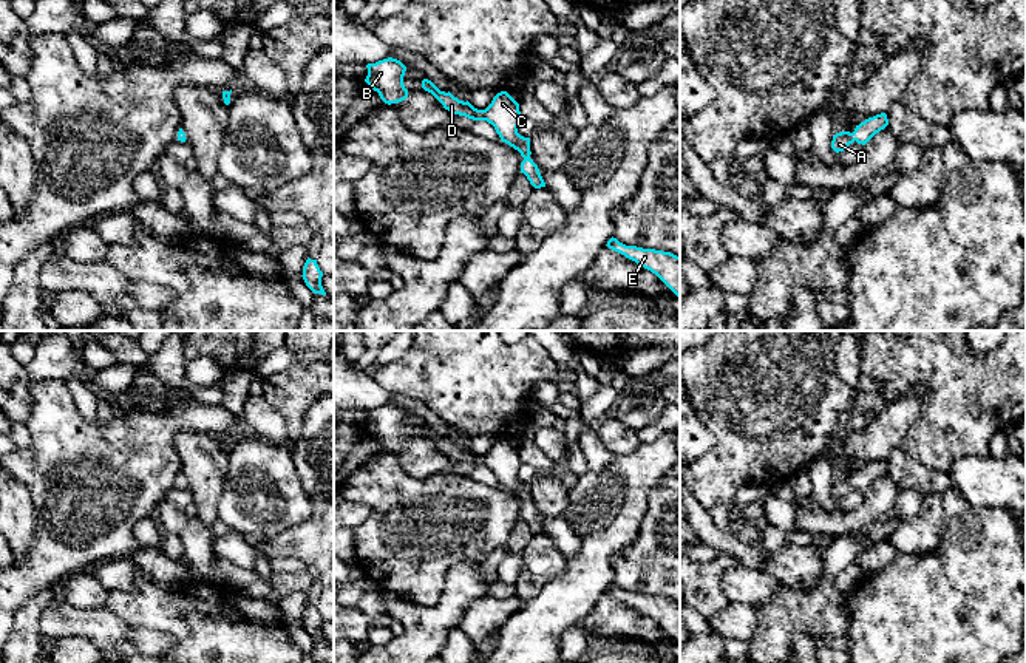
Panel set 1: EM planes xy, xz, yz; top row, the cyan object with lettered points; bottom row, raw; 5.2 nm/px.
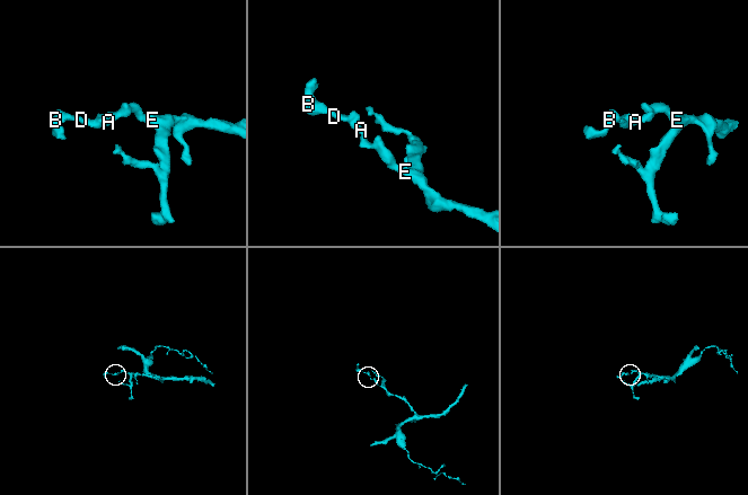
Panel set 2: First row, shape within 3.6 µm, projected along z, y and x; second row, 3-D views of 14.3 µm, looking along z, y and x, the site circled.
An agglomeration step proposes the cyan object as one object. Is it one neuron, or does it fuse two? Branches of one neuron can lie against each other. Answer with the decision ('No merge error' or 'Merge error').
No merge error

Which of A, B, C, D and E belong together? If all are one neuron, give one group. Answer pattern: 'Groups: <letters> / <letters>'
Groups: A B C D E

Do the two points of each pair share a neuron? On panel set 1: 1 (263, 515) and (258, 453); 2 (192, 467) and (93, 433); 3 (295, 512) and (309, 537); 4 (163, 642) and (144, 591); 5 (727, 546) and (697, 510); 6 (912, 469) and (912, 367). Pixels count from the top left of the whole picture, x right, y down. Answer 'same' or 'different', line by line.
1: same
2: different
3: different
4: different
5: same
6: different

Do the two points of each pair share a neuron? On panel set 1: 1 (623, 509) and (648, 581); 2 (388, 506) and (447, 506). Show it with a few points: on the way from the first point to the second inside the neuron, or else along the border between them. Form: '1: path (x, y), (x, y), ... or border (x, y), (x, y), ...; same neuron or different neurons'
1: border (648, 506), (638, 535), (614, 560), (614, 571); different neurons
2: path (402, 504), (433, 506); same neuron

